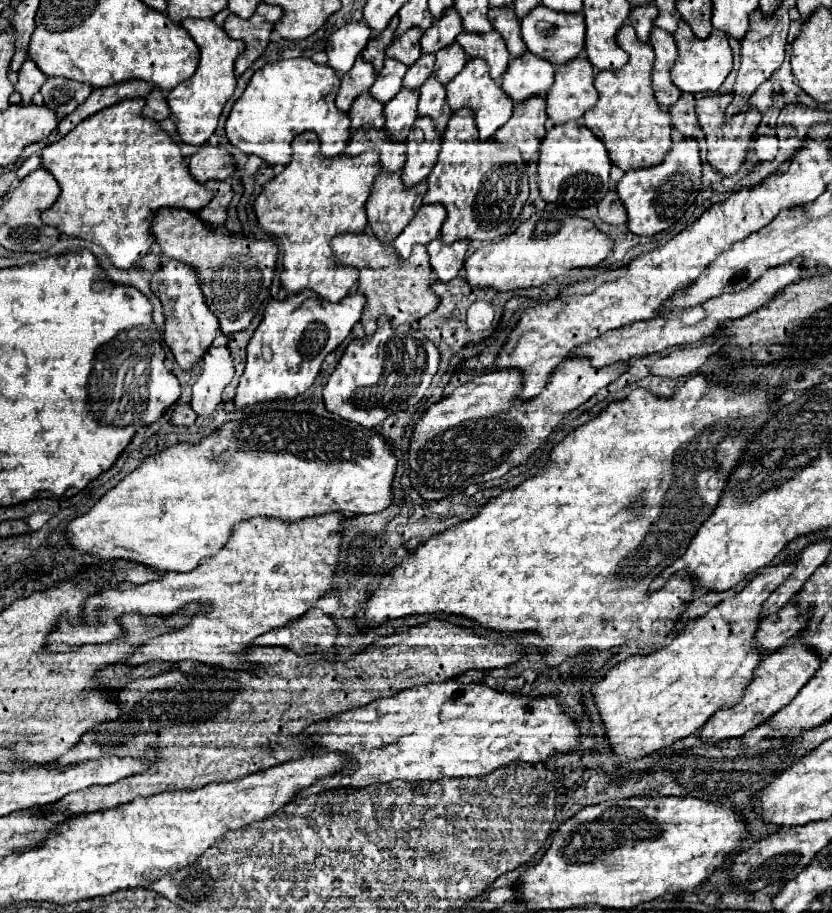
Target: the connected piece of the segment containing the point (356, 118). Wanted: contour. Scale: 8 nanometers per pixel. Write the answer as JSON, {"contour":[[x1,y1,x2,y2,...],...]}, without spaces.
{"contour":[[363,92,349,110,351,128,361,128,371,124,375,128,383,128,383,106,371,96,371,92]]}

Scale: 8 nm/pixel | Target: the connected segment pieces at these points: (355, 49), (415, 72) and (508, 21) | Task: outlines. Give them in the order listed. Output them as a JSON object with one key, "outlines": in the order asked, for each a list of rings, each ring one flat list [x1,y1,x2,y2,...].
{"outlines":[[[353,22,343,28,339,28,327,42,327,56,329,66,337,74,347,74,355,62,355,58,361,54,361,50,367,46,371,38,371,28,363,22]],[[421,54,415,64,407,68,407,74,403,78,405,88,421,88,421,84,433,74,435,54]],[[507,6,507,8,489,8,489,14,497,14,493,18,493,28,501,32,501,36,503,36,503,40,507,44,509,54,513,58,515,56,521,56,527,50,527,46,521,40,519,20,515,16,515,10,511,6]]]}

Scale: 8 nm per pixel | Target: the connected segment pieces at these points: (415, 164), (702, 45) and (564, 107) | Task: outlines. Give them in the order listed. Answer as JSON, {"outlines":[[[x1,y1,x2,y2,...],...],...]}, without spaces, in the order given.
{"outlines":[[[419,116,407,136,407,162,403,166,403,182,405,186,415,186,425,180,435,166,441,148,441,136,435,132,435,124,431,120]],[[679,22,679,28,675,30,675,42,677,42,677,60,671,68,671,78,673,84,681,90,681,92,717,92,721,88,721,84,725,82,725,78,729,76,729,72,733,70,733,54,727,42,727,34,713,30,709,38,699,40,695,38,695,34,691,32,687,22]],[[577,56,571,64,557,68,555,82,547,92,547,116,555,124,581,118,595,102,597,90,593,86,593,66,585,56]]]}

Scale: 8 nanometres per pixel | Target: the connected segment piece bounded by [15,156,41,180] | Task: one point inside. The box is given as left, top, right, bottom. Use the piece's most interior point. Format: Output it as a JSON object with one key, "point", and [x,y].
{"point":[31,164]}

